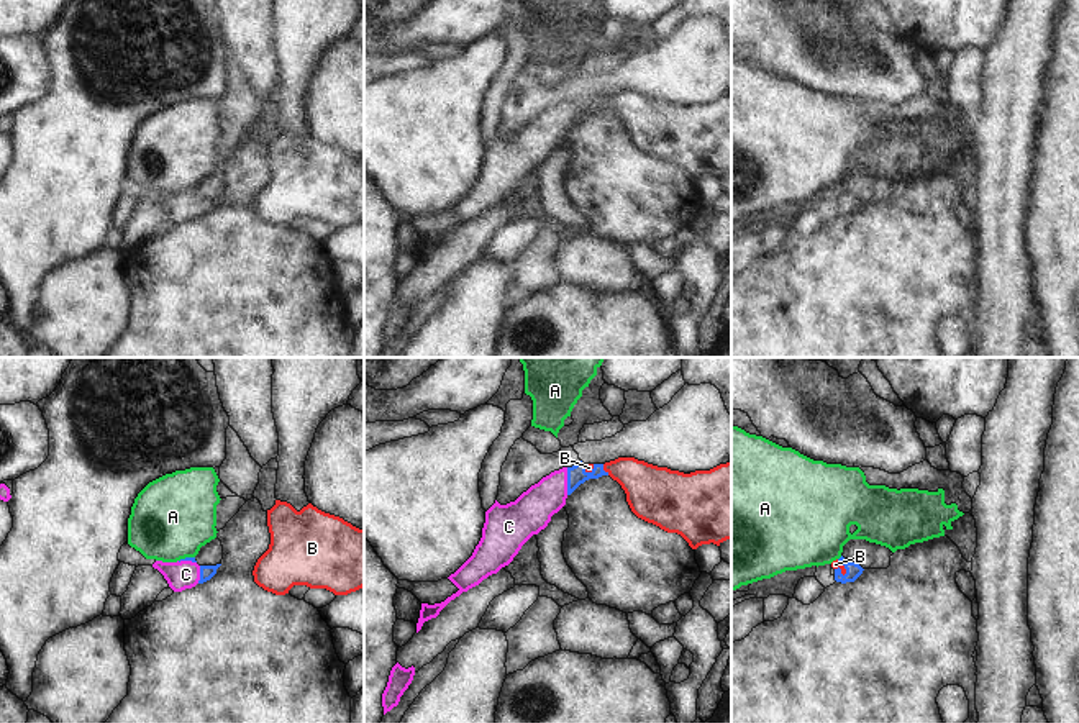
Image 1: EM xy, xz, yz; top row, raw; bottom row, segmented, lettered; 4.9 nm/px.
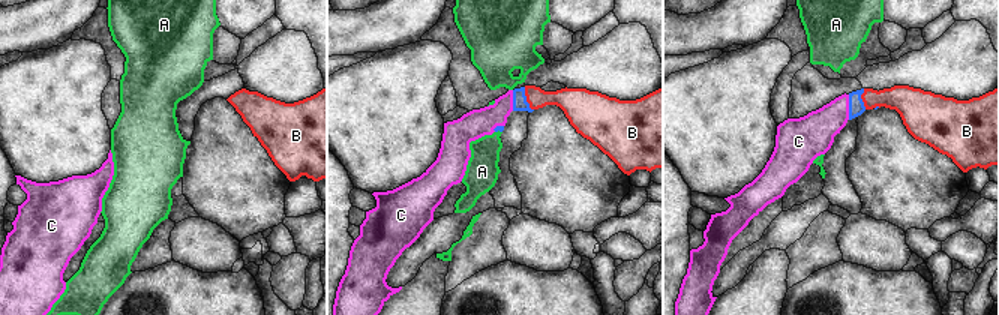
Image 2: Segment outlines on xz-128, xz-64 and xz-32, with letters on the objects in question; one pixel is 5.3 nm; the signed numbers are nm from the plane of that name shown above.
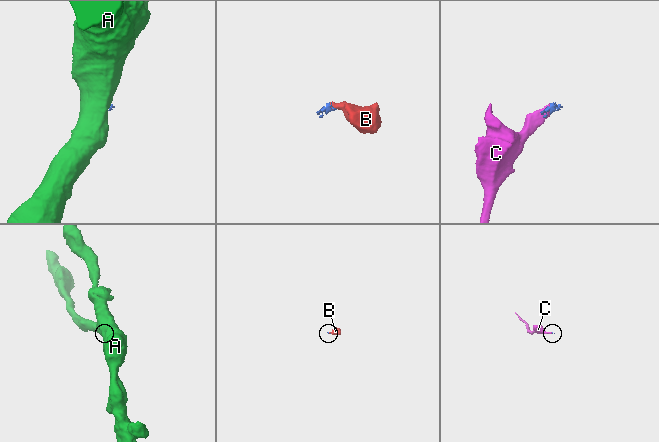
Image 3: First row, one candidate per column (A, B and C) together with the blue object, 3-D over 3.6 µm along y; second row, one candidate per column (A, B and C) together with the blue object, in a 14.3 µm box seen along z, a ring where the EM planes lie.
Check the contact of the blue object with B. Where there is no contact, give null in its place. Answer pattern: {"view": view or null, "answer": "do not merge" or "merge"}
{"view": "xz", "answer": "merge"}

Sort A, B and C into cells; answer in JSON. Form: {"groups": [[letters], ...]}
{"groups": [["A"], ["B", "C"]]}

